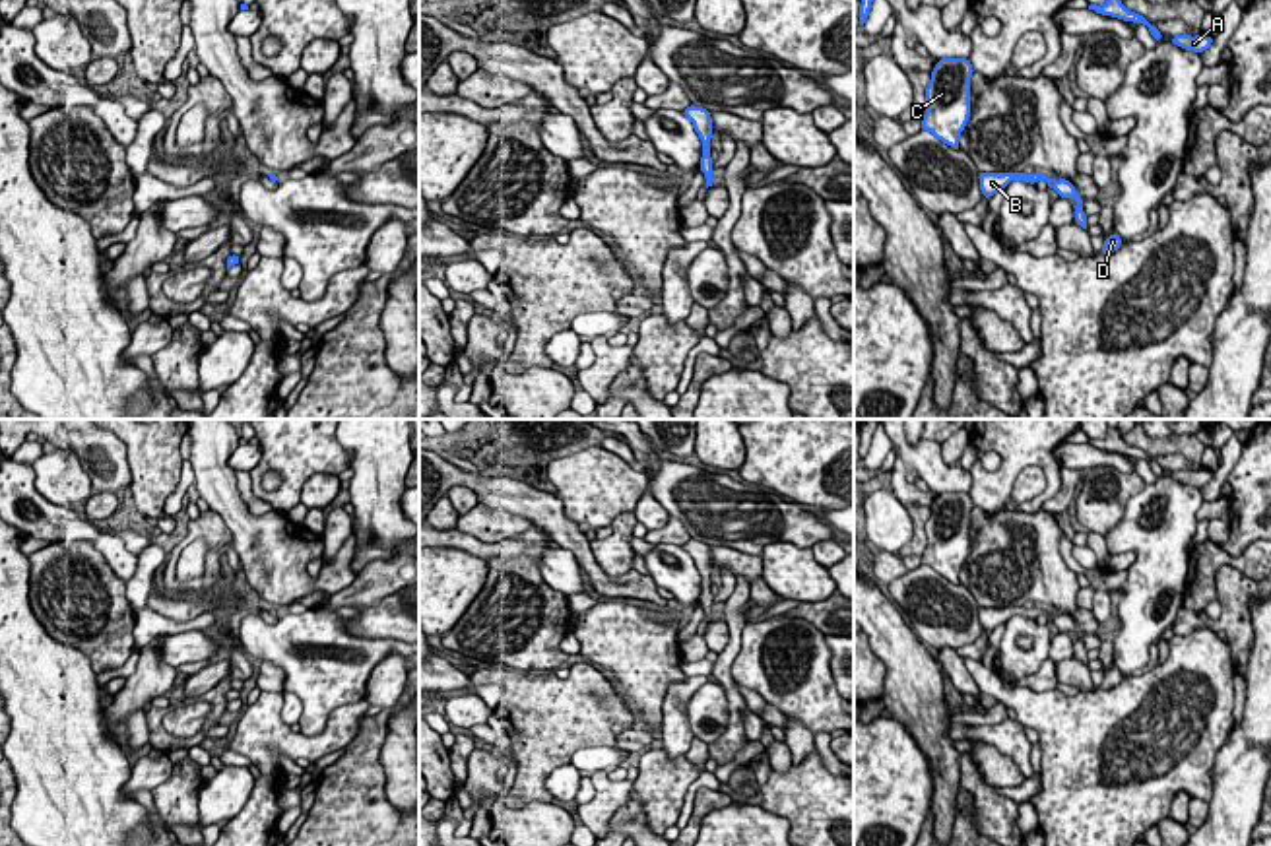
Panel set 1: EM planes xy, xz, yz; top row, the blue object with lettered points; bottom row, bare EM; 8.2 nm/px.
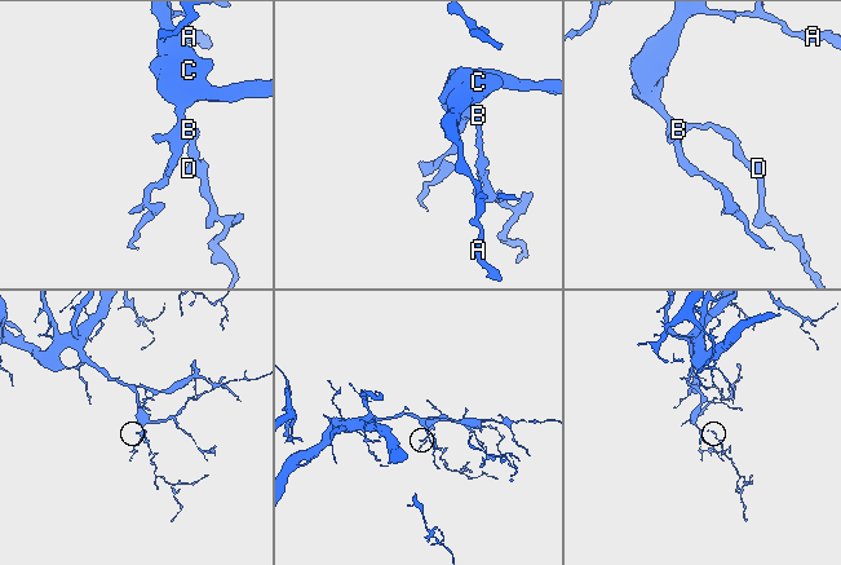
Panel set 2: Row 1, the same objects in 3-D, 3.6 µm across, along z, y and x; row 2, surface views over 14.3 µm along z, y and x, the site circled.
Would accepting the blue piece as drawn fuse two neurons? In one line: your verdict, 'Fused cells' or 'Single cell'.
Single cell

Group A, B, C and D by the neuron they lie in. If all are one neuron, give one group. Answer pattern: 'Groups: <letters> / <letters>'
Groups: A B C D

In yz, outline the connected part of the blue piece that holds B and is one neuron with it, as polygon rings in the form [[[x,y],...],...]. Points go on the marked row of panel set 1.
[[[978,171],[978,180],[980,180],[980,190],[984,198],[995,196],[1001,188],[1005,188],[1011,180],[1025,180],[1028,184],[1036,184],[1038,180],[1046,180],[1048,188],[1054,188],[1059,198],[1075,198],[1077,206],[1075,210],[1075,223],[1089,231],[1087,215],[1083,212],[1083,198],[1077,194],[1075,186],[1067,179],[1050,179],[1048,173],[1036,171],[1032,175],[1027,173],[980,173]]]

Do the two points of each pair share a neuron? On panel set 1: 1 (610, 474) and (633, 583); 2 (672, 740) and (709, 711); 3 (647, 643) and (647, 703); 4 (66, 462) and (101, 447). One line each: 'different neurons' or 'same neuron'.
1: different neurons
2: different neurons
3: same neuron
4: different neurons

